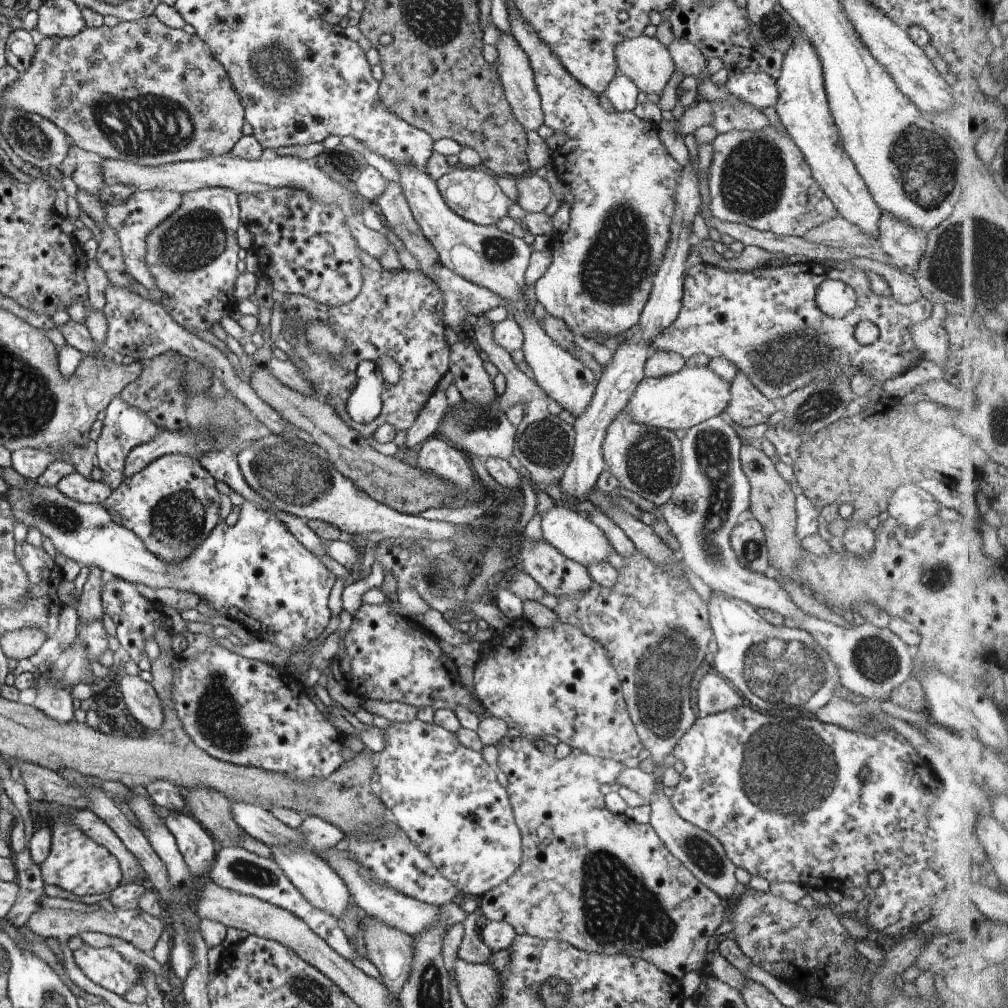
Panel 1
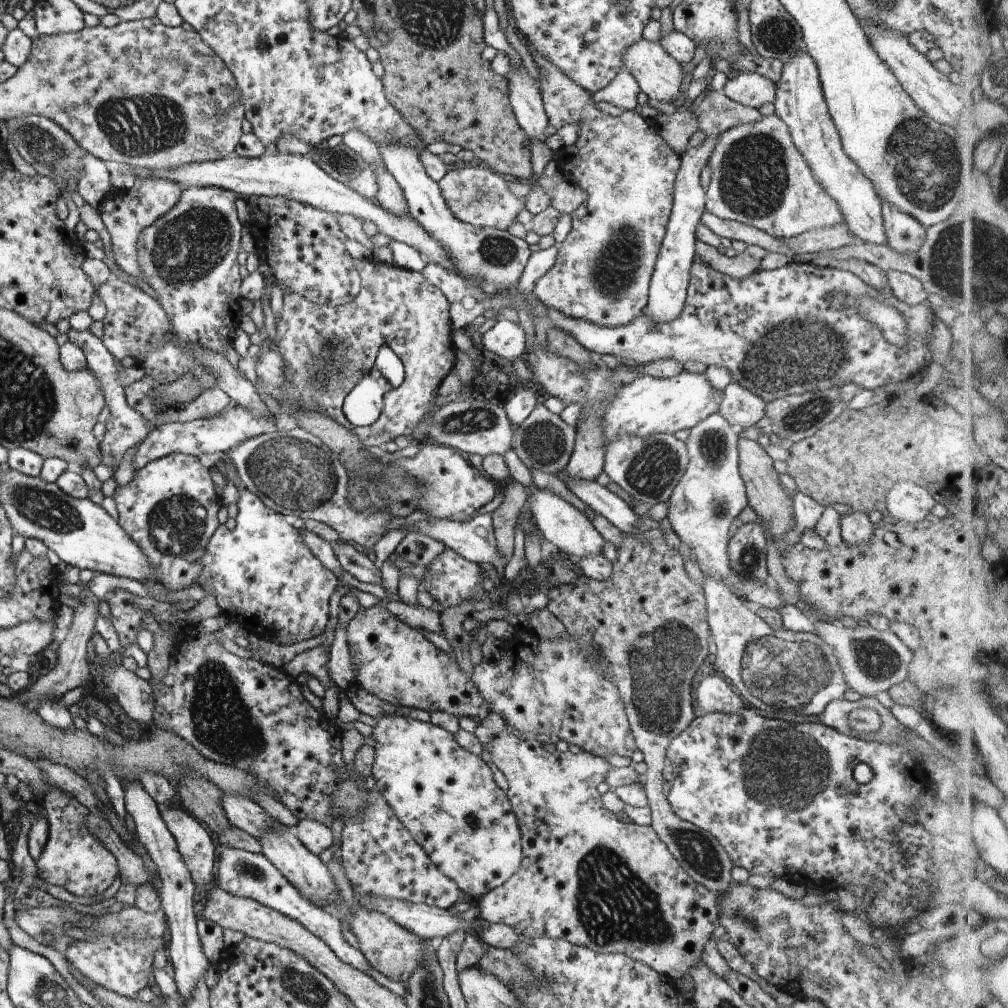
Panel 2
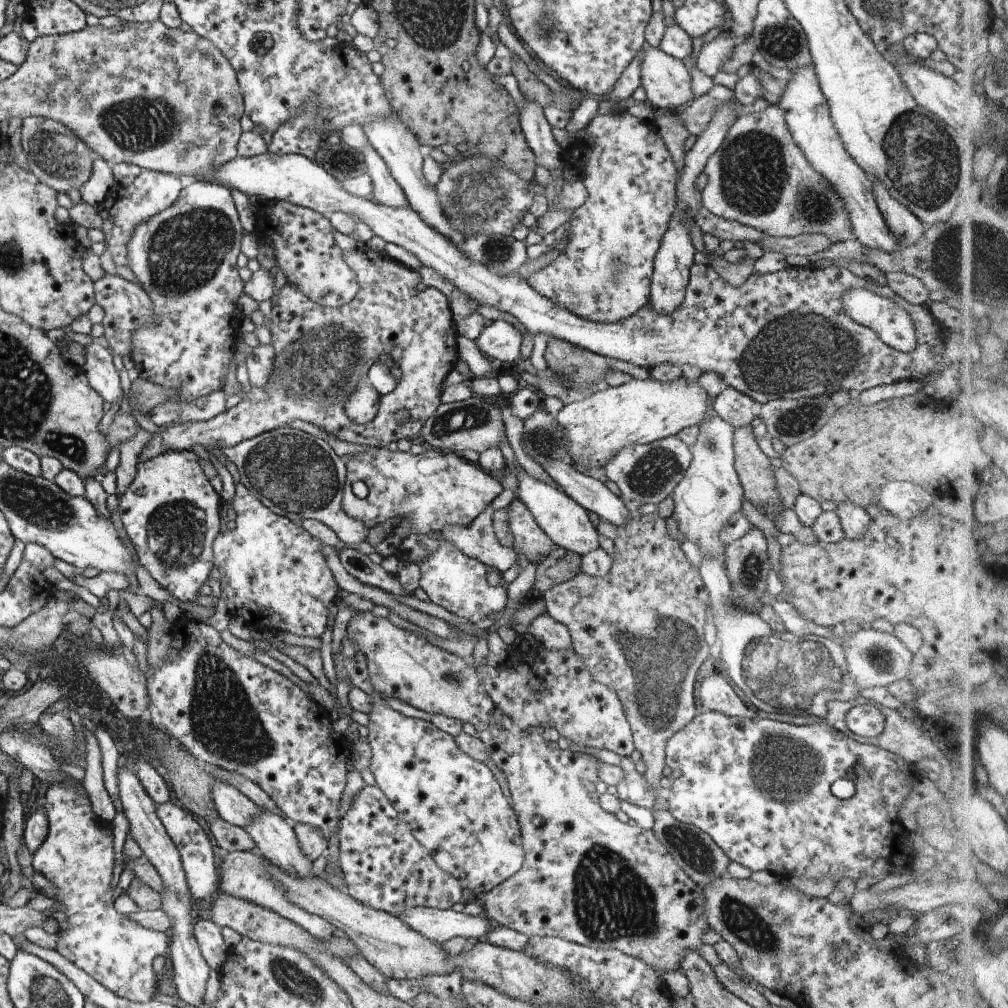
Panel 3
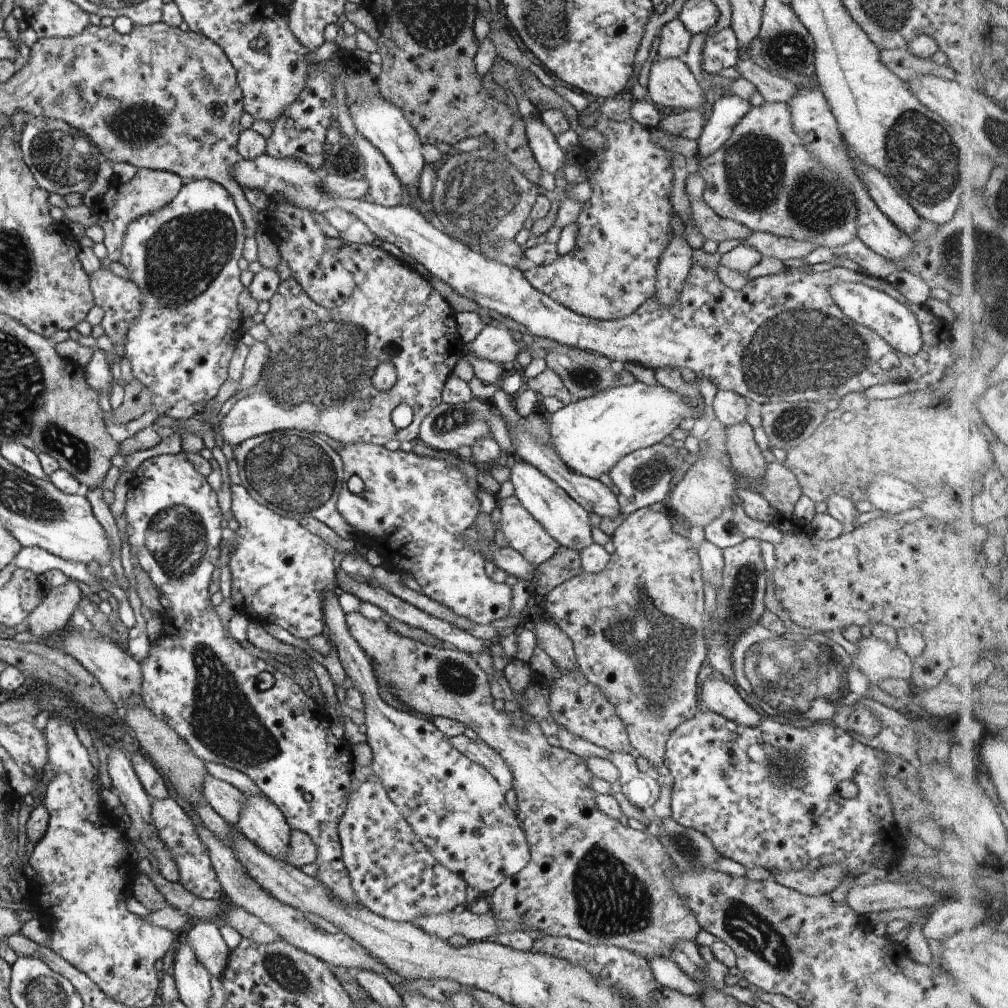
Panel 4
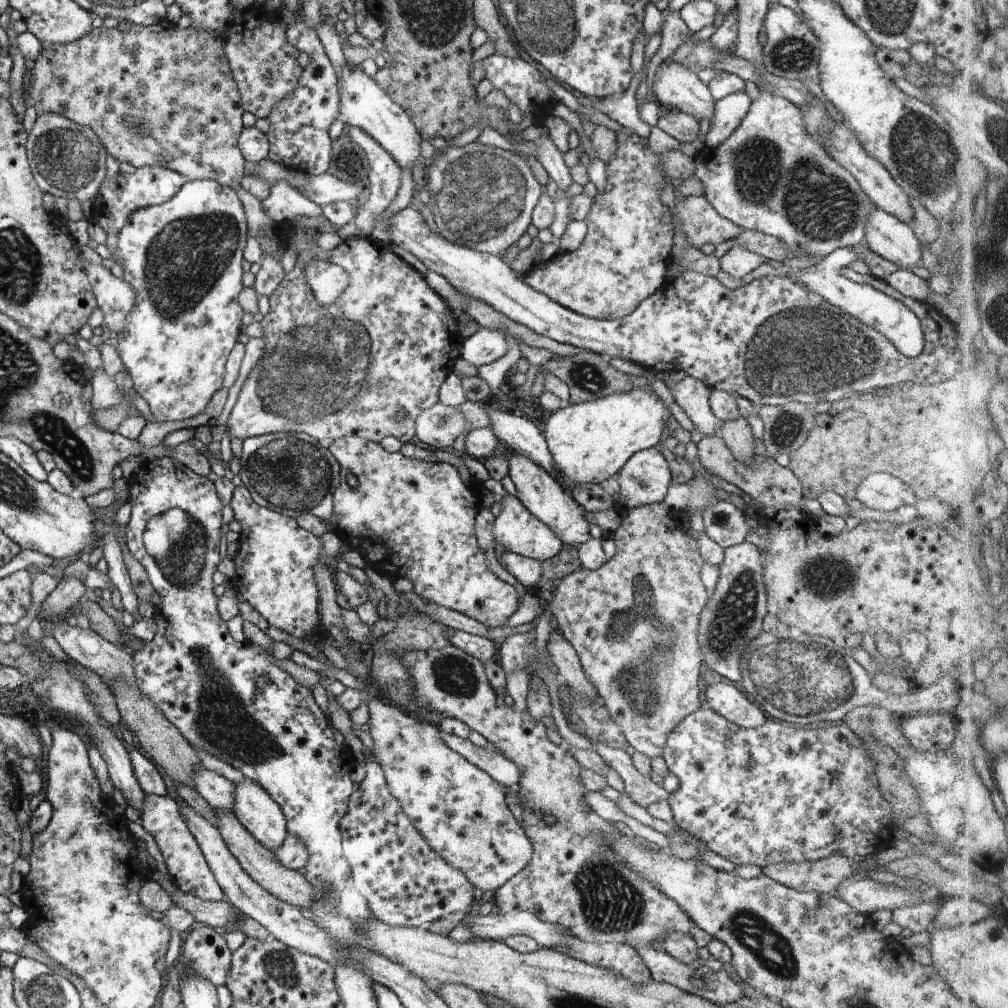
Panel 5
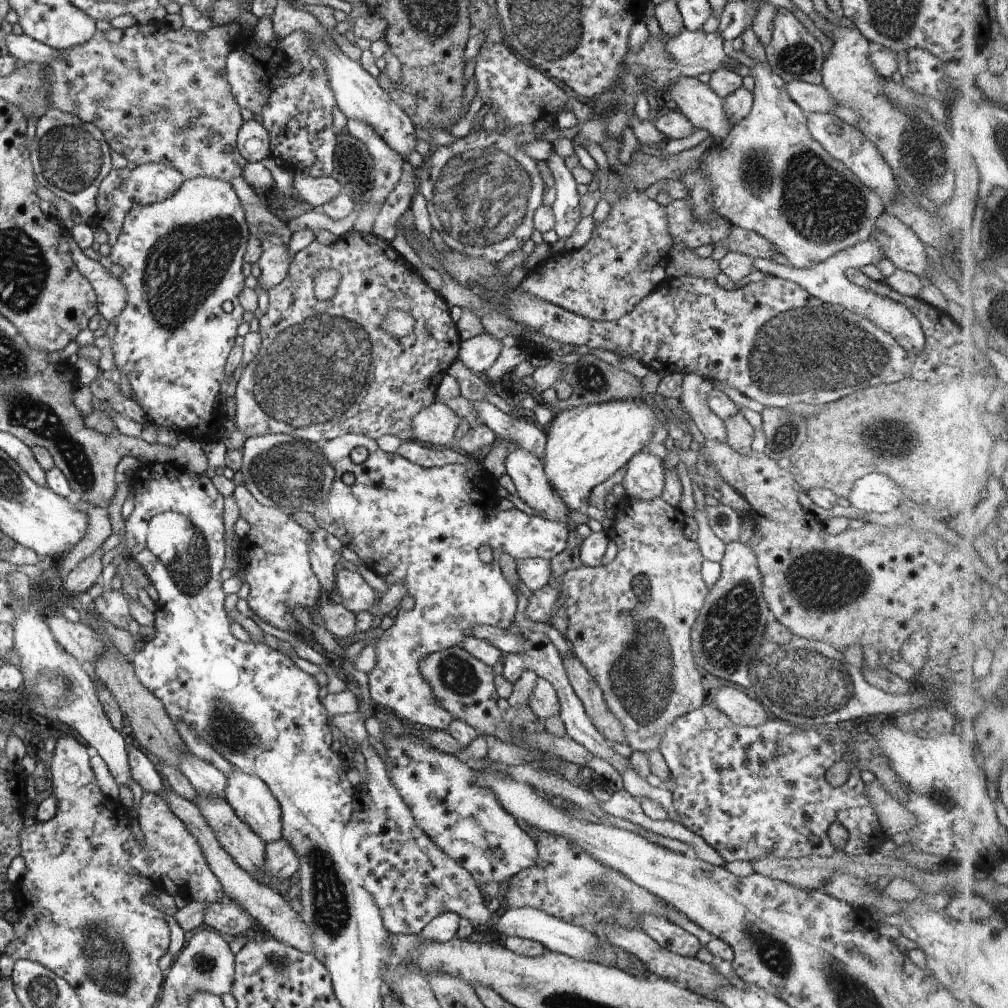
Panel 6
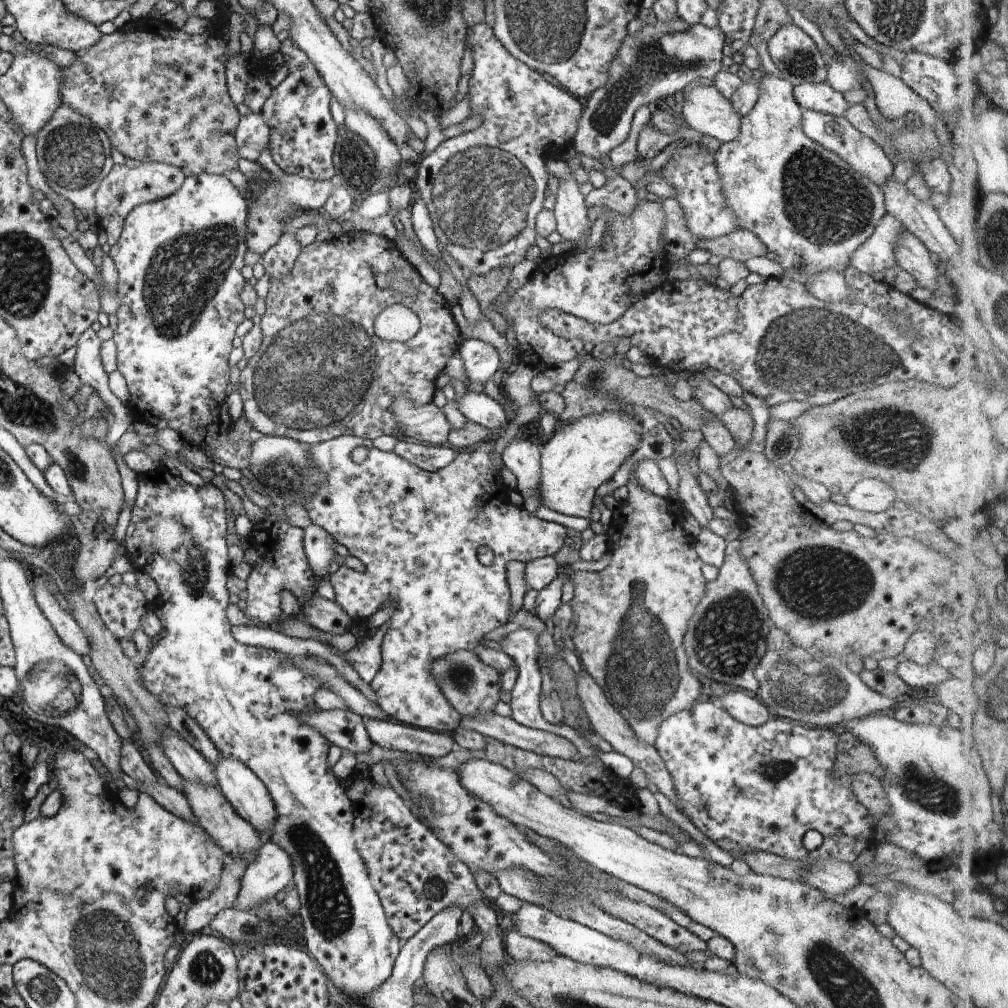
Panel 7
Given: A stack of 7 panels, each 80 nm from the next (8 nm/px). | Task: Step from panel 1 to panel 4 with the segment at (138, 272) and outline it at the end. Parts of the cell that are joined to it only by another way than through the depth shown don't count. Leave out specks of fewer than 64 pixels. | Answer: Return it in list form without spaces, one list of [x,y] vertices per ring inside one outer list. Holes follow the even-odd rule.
[[[142,167],[137,170],[136,175],[129,182],[110,187],[102,198],[105,205],[98,210],[100,219],[97,222],[105,232],[103,243],[107,248],[108,258],[112,261],[120,261],[127,226],[134,219],[156,212],[170,204],[183,186],[182,180],[177,174]]]

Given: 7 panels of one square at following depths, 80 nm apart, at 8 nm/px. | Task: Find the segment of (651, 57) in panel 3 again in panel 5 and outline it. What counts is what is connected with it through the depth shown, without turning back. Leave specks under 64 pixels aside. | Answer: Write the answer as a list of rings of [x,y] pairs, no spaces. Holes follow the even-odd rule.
[[[664,61],[655,73],[650,96],[660,104],[693,116],[698,122],[713,119],[715,98],[697,73],[683,64]]]

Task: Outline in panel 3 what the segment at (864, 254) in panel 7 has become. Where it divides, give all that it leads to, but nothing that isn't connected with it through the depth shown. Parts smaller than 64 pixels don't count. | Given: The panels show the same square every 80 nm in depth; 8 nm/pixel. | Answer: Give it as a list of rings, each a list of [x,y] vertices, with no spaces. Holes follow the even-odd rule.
[[[848,289],[841,296],[841,301],[847,310],[847,313],[858,324],[864,325],[873,331],[885,342],[897,351],[903,353],[912,352],[917,345],[917,336],[912,317],[907,310],[900,304],[882,295],[877,295],[868,289]]]

